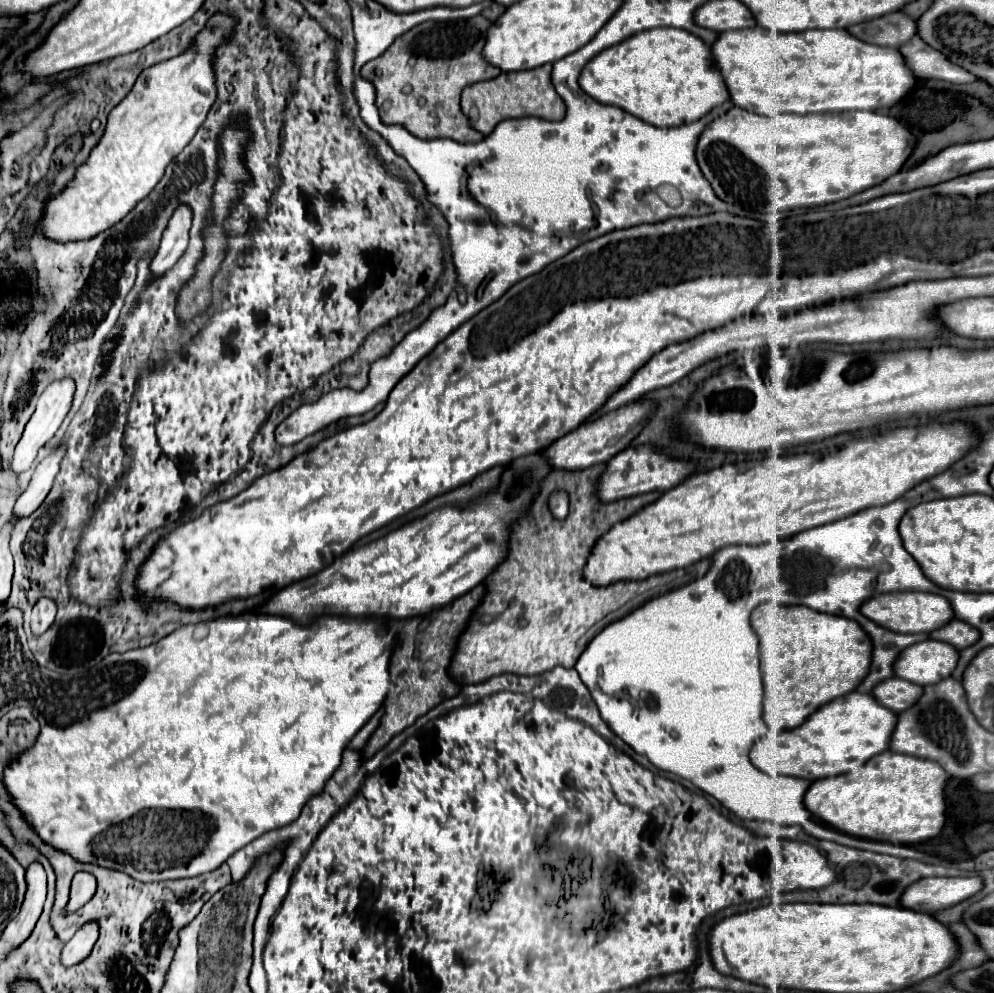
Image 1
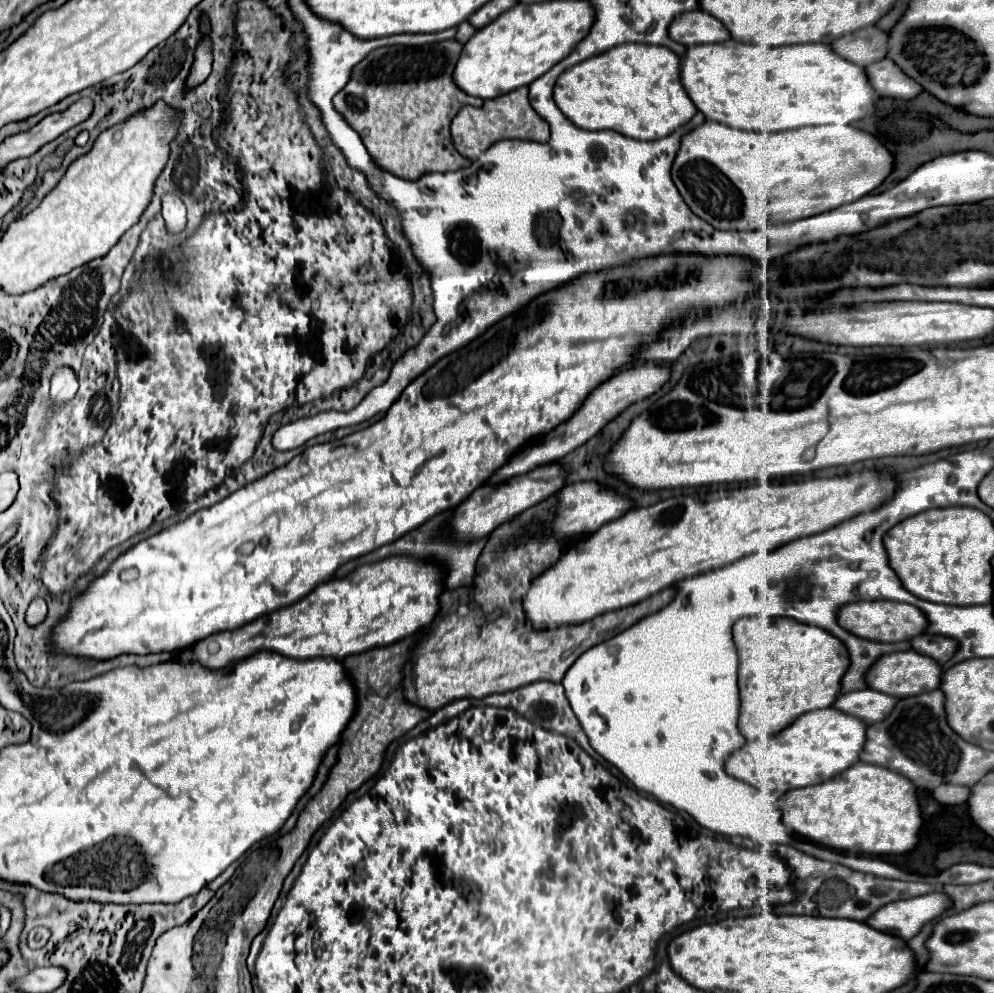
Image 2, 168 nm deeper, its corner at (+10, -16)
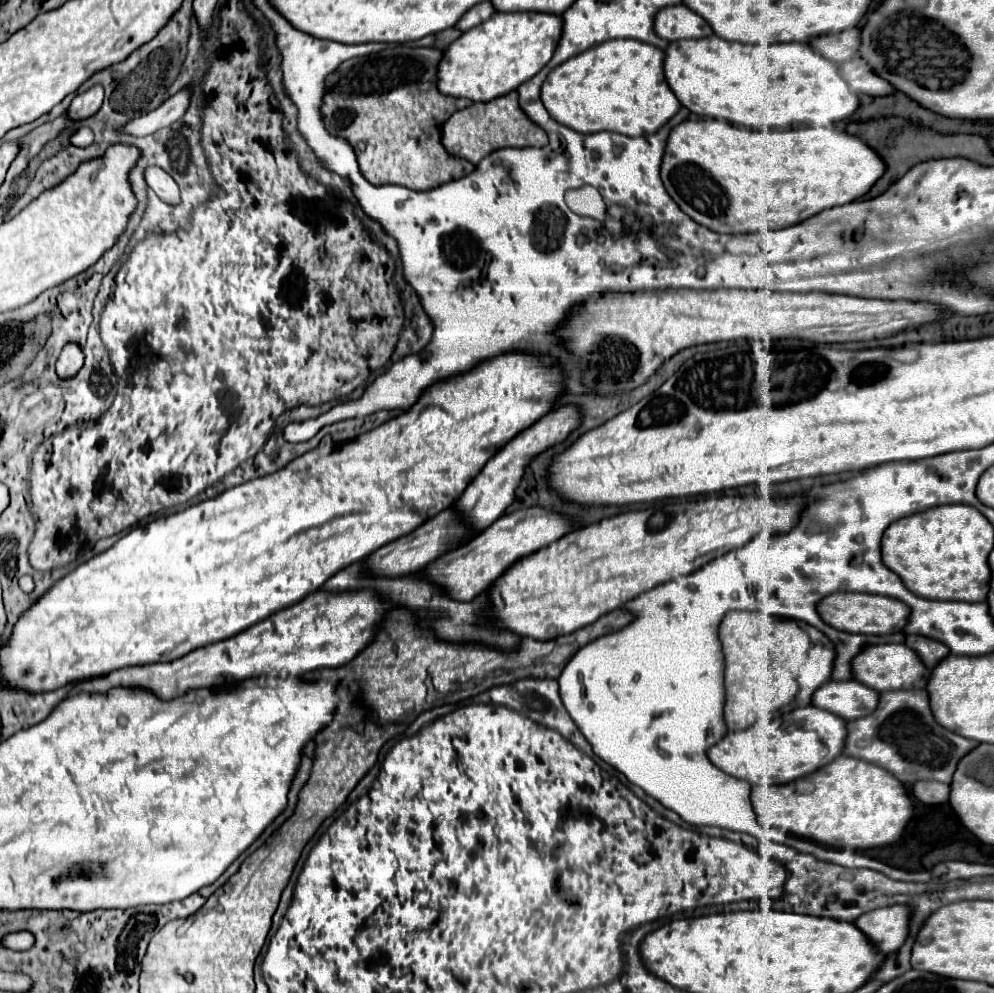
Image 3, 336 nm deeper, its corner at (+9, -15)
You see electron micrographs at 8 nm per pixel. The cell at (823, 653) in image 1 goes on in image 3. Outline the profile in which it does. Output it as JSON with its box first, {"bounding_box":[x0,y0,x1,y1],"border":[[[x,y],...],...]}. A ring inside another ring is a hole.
{"bounding_box":[719,611,835,731],"border":[[[731,611],[723,617],[719,625],[719,639],[723,643],[725,653],[725,689],[727,689],[727,703],[725,703],[725,725],[729,731],[743,731],[753,725],[753,721],[767,717],[777,719],[783,713],[791,713],[799,707],[811,705],[813,693],[817,687],[823,687],[831,681],[831,671],[835,663],[835,645],[823,635],[819,629],[795,621],[795,619],[781,619],[767,613],[747,613],[747,611]]]}

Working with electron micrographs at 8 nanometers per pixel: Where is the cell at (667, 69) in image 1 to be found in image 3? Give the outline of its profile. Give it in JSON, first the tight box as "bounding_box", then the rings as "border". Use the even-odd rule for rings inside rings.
{"bounding_box":[541,41,681,137],"border":[[[607,41],[555,67],[541,87],[541,101],[555,121],[579,133],[613,131],[627,137],[651,135],[681,109],[679,99],[665,81],[663,59],[665,53],[659,47],[643,41]]]}

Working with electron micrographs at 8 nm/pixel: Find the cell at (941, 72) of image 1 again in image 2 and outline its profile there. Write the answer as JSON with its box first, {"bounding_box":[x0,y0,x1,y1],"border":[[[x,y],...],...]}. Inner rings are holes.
{"bounding_box":[864,58,922,100],"border":[[[888,58],[864,66],[864,72],[866,72],[874,92],[882,98],[910,100],[922,92],[922,86],[916,84],[906,74],[902,74],[902,70]]]}

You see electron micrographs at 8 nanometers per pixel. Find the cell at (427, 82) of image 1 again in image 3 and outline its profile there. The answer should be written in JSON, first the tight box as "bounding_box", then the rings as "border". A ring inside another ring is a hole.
{"bounding_box":[321,45,475,191],"border":[[[393,45],[373,55],[349,59],[347,63],[341,63],[341,67],[337,67],[327,77],[327,93],[323,97],[323,107],[321,107],[323,121],[329,133],[335,133],[351,141],[357,153],[361,173],[373,185],[395,183],[407,189],[427,191],[445,181],[459,179],[475,169],[469,161],[447,153],[447,149],[441,143],[441,129],[445,121],[455,111],[471,105],[469,99],[455,99],[439,93],[437,71],[441,59],[443,59],[443,51],[435,47],[411,49],[407,45]]]}

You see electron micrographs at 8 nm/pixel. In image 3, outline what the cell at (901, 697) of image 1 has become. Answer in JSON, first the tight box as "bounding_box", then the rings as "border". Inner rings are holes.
{"bounding_box":[813,681,879,721],"border":[[[829,681],[813,695],[813,705],[827,709],[847,721],[871,715],[879,705],[879,693],[859,681]]]}

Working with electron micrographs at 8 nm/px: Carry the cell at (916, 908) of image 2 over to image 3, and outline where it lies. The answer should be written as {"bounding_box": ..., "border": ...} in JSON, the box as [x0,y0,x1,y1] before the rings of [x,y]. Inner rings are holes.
{"bounding_box":[855,905,911,953],"border":[[[891,905],[863,913],[855,925],[879,947],[881,953],[895,953],[909,935],[911,907]]]}

